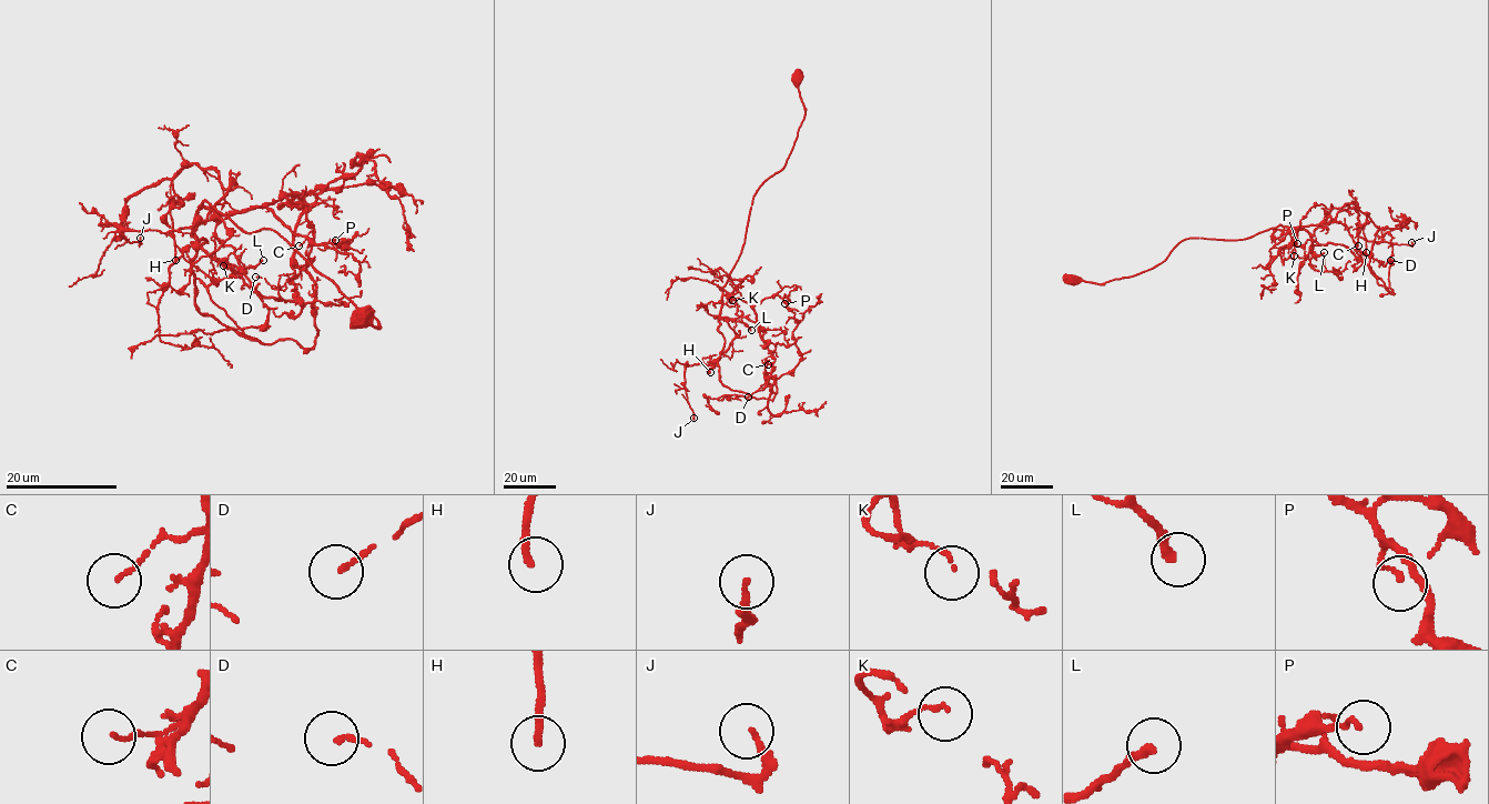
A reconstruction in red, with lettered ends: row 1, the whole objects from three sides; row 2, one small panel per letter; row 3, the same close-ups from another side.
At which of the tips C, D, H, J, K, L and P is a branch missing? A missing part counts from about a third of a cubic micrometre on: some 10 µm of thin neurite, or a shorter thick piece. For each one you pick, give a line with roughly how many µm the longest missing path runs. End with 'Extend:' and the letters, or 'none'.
Extend: none

